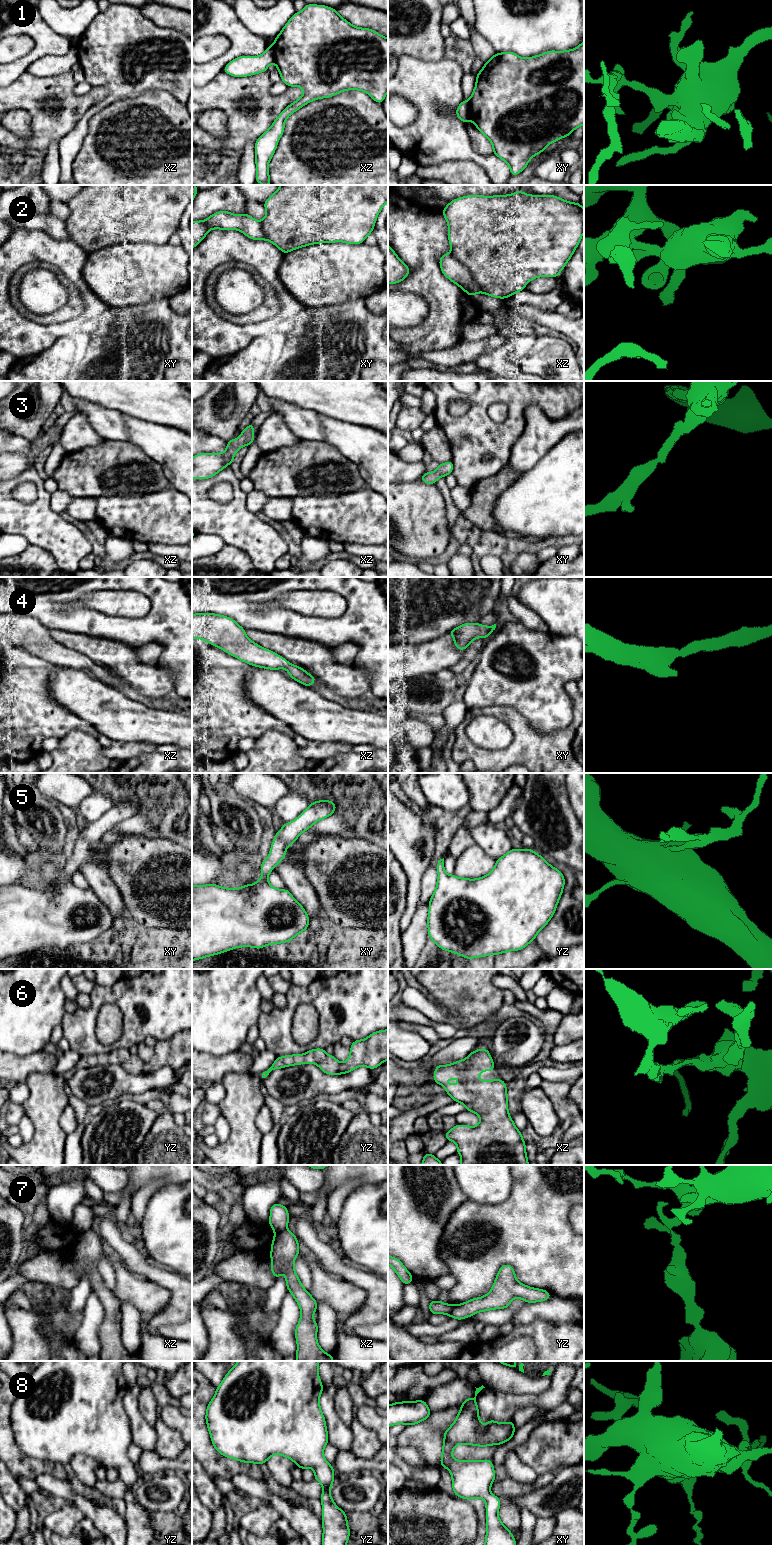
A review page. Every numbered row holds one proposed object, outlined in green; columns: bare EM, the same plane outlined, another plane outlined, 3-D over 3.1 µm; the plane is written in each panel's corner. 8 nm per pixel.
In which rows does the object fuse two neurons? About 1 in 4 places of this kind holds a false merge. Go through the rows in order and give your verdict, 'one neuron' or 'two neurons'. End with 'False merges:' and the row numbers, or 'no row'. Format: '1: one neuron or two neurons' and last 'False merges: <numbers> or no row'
1: two neurons
2: one neuron
3: one neuron
4: one neuron
5: one neuron
6: one neuron
7: two neurons
8: one neuron
False merges: 1, 7

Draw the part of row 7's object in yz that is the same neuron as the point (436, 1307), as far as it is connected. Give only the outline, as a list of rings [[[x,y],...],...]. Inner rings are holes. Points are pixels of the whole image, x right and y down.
[[[440,1300],[430,1301],[429,1310],[430,1314],[446,1314],[451,1317],[451,1313],[453,1311],[453,1305],[443,1303]]]

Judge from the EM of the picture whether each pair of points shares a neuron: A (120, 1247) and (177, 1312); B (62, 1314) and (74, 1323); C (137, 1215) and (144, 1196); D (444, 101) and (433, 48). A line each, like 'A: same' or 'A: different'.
A: same
B: same
C: same
D: different

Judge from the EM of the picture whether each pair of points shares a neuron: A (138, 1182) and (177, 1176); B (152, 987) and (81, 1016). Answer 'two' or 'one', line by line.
A: one
B: one

